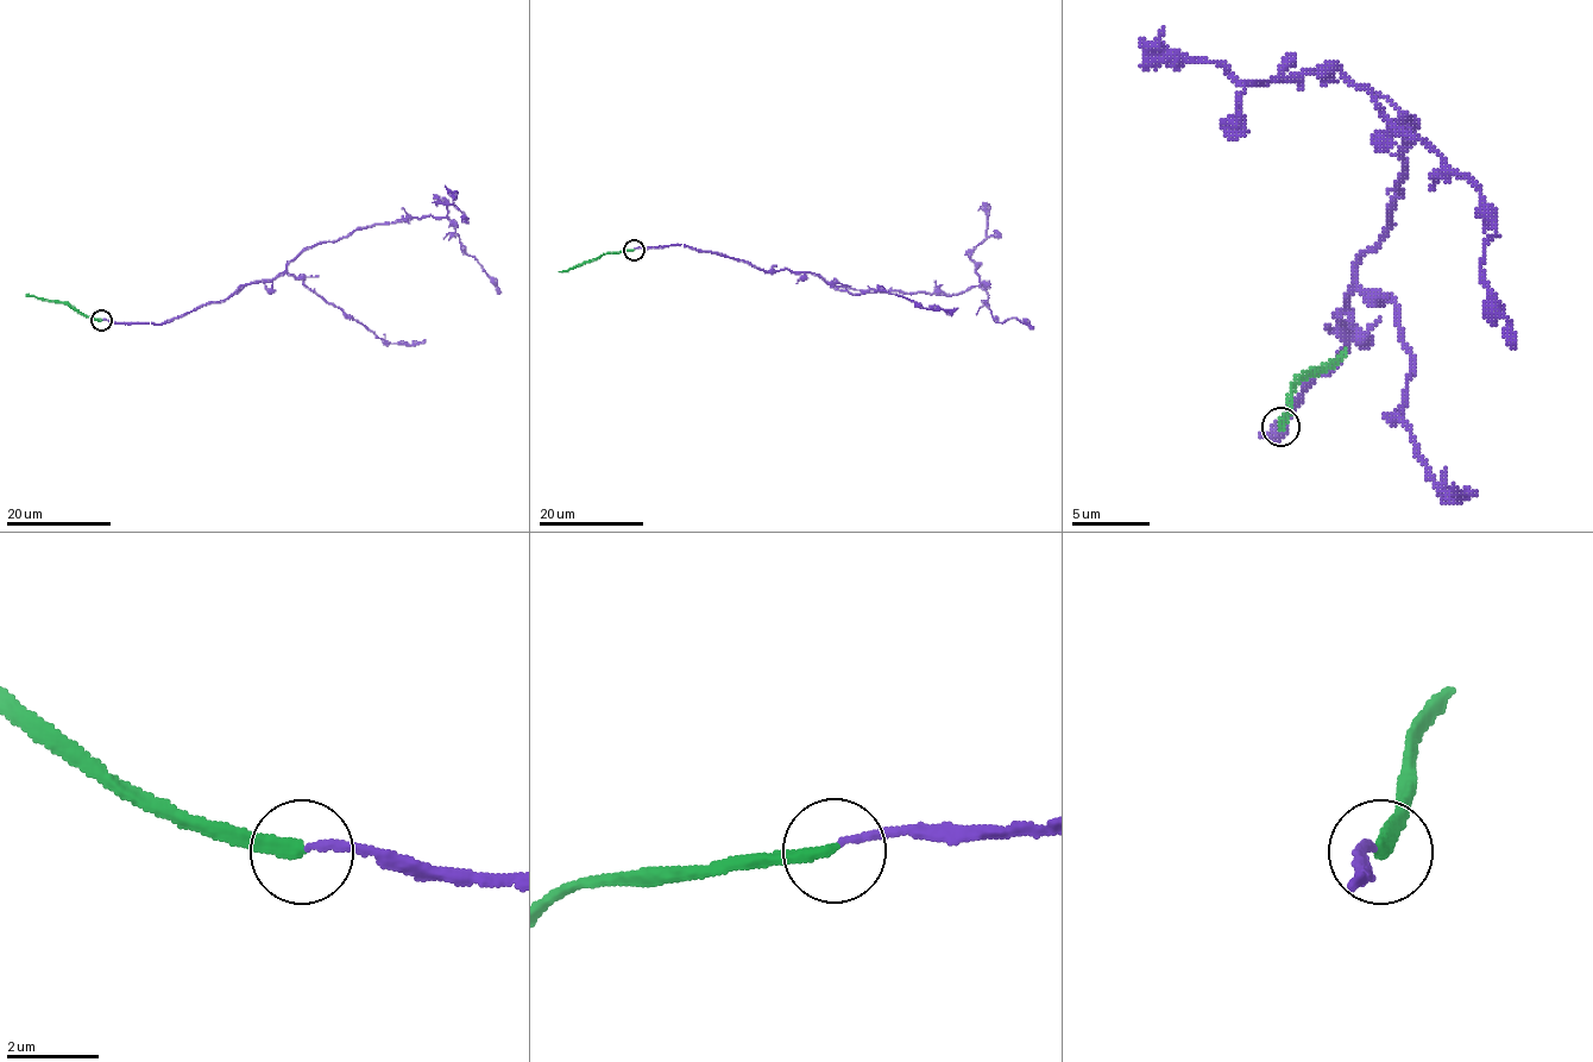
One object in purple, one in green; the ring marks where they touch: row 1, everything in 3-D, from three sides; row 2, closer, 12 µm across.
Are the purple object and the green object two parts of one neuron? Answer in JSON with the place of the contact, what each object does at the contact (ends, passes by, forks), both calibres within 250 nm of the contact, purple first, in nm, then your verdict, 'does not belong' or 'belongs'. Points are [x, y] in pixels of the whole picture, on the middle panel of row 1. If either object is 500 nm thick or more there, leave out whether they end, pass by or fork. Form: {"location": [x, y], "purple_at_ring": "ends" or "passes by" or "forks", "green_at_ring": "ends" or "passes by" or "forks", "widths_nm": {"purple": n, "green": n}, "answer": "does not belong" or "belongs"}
{"location": [634, 250], "purple_at_ring": "ends", "green_at_ring": "ends", "widths_nm": {"purple": 150, "green": 280}, "answer": "does not belong"}

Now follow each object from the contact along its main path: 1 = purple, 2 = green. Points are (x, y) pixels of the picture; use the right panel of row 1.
1: (1279, 426), (1345, 349), (1353, 263), (1399, 198), (1415, 124), (1387, 120), (1480, 194), (1480, 278), (1515, 349)
2: (1279, 426), (1288, 418), (1291, 390), (1310, 371), (1318, 371), (1345, 349)

